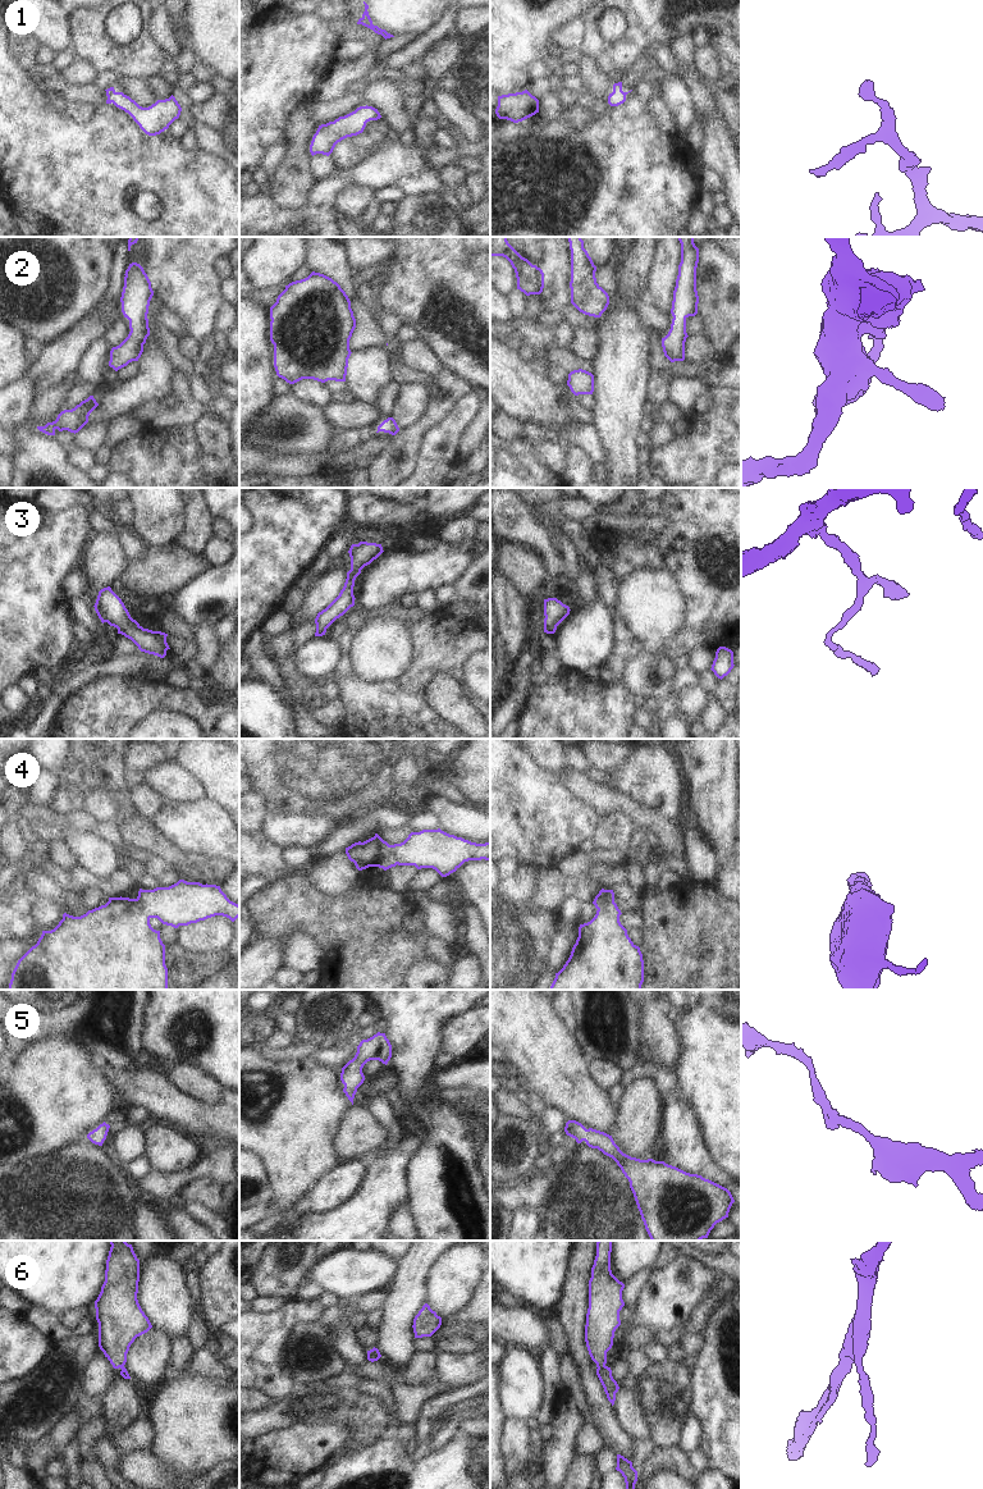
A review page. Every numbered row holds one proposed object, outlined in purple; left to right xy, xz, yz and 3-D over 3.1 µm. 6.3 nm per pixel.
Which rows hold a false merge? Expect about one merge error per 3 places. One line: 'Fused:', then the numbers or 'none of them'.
Fused: none of them.

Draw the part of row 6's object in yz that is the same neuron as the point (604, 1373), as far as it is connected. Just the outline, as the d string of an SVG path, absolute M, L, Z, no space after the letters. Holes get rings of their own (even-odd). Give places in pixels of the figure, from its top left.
M596 1242L596 1256L589 1280L585 1342L591 1360L596 1364L596 1375L613 1406L619 1387L605 1364L607 1352L613 1346L614 1332L621 1325L619 1311L625 1306L622 1300L625 1284L611 1270L612 1242Z

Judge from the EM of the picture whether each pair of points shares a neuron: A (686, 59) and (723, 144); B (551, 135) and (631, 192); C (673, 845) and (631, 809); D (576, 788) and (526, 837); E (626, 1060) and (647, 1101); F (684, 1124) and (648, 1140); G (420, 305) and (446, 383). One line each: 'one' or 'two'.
A: two
B: one
C: one
D: two
E: two
F: two
G: two

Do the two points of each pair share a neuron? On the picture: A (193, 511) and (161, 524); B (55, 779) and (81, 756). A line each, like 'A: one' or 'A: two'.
A: two
B: two

